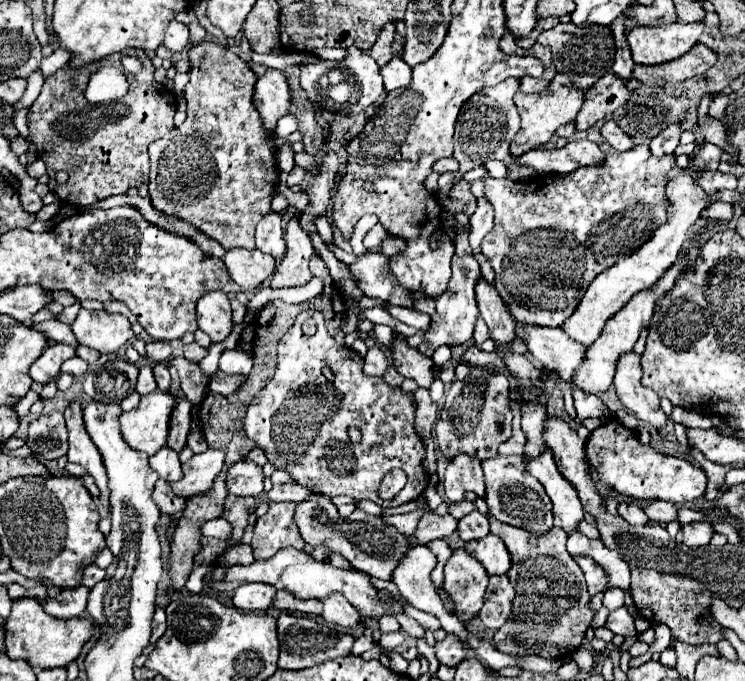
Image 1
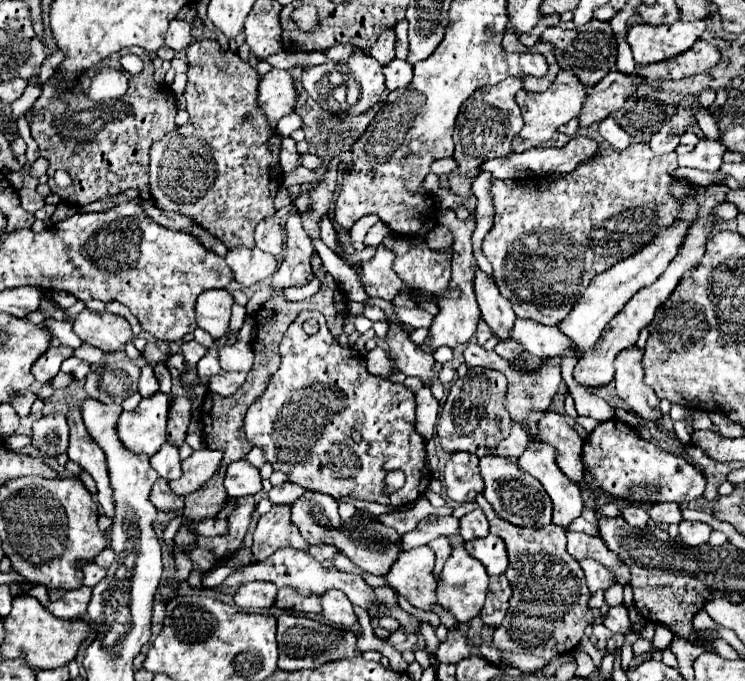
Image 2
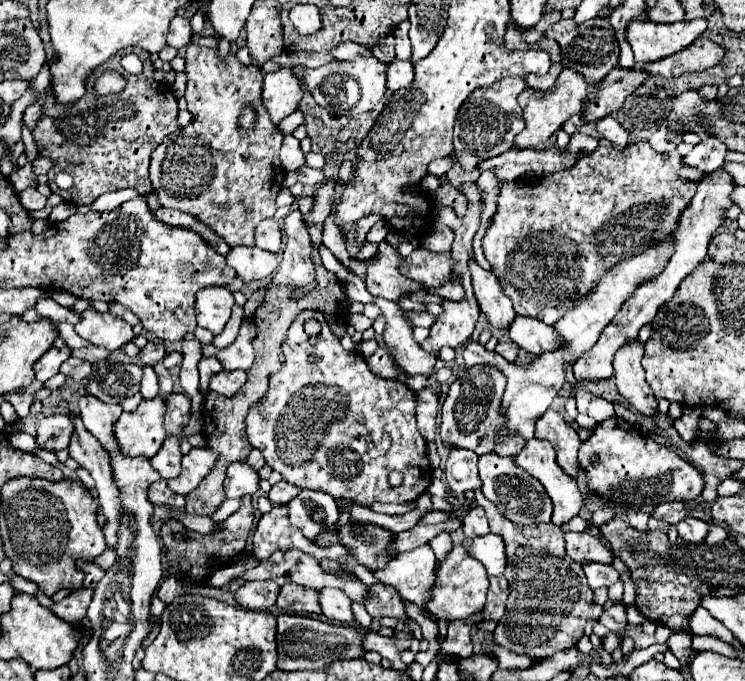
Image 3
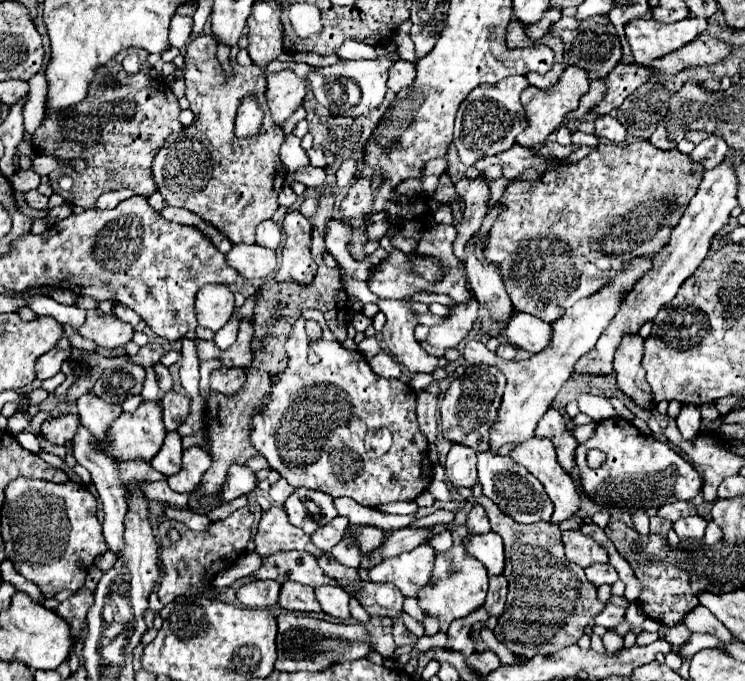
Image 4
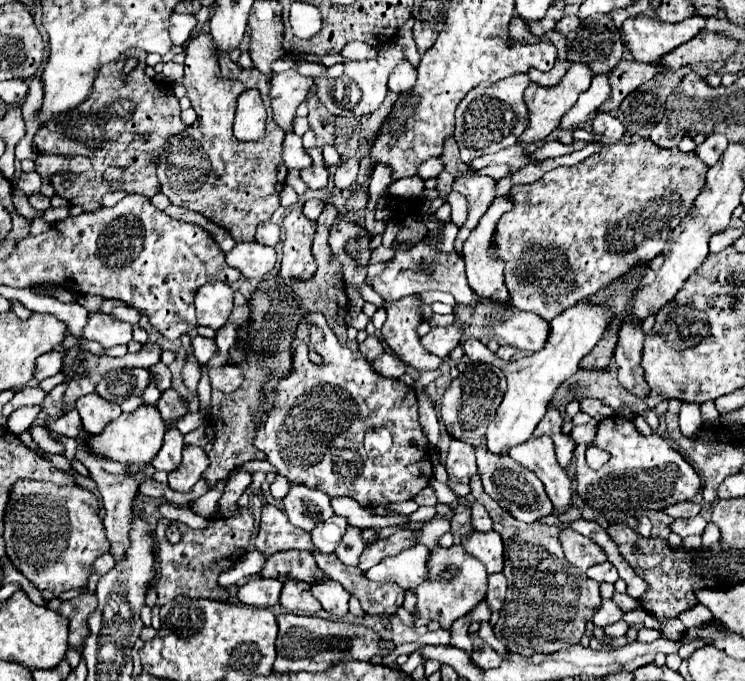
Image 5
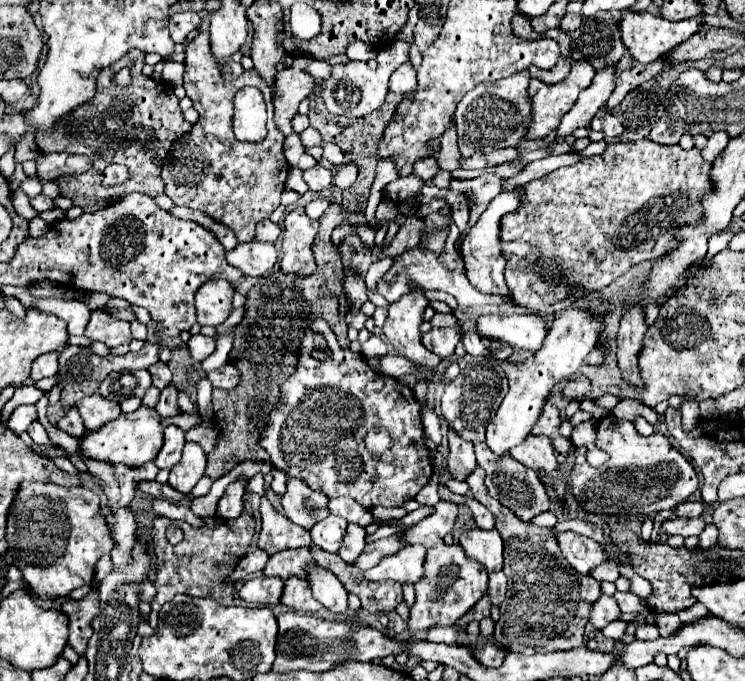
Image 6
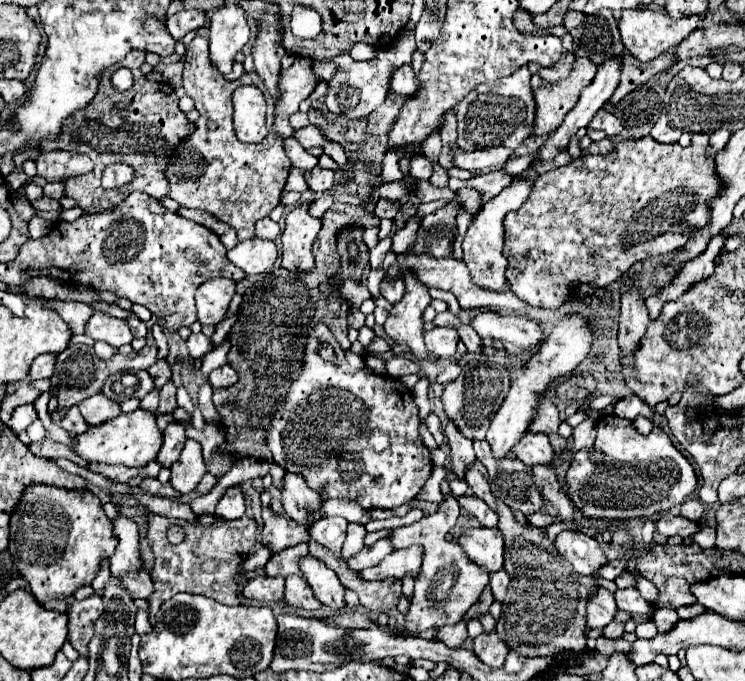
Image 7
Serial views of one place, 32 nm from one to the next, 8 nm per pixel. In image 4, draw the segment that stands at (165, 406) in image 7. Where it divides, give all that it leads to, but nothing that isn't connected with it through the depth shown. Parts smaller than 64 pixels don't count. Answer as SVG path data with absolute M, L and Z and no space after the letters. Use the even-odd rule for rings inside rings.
M170 390L164 394L164 398L160 400L162 410L164 410L164 424L168 432L176 432L178 426L186 420L186 416L190 414L190 398L184 398L182 394Z

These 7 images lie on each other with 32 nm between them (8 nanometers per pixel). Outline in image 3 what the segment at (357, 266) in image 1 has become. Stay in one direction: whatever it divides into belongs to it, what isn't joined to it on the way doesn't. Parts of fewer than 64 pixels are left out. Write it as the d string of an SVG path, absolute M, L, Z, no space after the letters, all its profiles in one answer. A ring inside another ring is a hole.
M386 242L378 244L378 252L376 256L368 262L366 266L366 290L372 296L378 298L386 298L386 300L398 300L400 296L408 296L416 290L420 290L422 286L404 278L398 272L398 252L392 246L388 246Z

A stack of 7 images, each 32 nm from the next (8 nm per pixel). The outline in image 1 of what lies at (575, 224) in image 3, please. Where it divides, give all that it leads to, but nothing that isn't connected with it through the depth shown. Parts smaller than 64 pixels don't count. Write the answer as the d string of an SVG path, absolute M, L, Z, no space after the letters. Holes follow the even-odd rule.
M634 146L632 150L626 150L626 152L610 152L606 156L606 164L602 168L578 168L570 174L540 174L528 182L512 182L508 178L492 178L488 176L486 168L480 166L480 168L474 168L470 172L466 172L462 178L468 182L468 184L474 184L476 180L482 180L484 182L484 194L486 194L486 200L494 206L496 210L496 216L494 216L494 228L486 234L486 238L482 240L482 254L488 258L488 262L492 264L494 272L496 272L496 290L500 294L500 298L504 302L508 302L508 310L510 314L514 316L514 322L516 324L536 324L536 326L552 326L552 328L560 328L560 324L572 316L572 308L576 308L576 304L580 304L580 296L584 296L584 288L588 288L588 284L600 274L604 272L606 268L610 268L616 260L620 260L620 256L628 256L632 254L634 250L638 250L650 236L652 232L656 230L656 226L664 224L666 222L666 210L668 210L668 200L664 196L664 188L666 188L666 170L674 168L676 162L674 162L674 154L670 156L662 156L662 158L656 158L650 154L648 146Z

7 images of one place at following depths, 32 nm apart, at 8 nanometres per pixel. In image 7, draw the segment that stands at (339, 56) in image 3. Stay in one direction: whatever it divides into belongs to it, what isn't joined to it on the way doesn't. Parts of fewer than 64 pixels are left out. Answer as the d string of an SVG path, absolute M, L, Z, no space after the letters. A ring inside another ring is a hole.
M364 42L354 44L354 48L350 48L348 54L350 54L352 60L372 60L372 58L376 58L376 50L372 46L364 44Z

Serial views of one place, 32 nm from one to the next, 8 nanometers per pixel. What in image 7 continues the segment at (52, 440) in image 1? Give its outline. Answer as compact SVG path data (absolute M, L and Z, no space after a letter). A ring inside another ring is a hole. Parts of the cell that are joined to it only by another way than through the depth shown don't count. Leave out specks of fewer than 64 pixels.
M72 406L72 408L66 412L66 416L64 416L64 420L62 420L62 428L64 428L66 432L70 432L72 436L78 436L80 432L86 432L86 430L88 430L88 424L84 422L78 406Z

